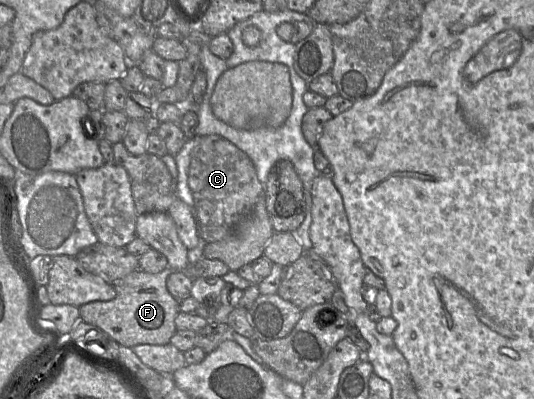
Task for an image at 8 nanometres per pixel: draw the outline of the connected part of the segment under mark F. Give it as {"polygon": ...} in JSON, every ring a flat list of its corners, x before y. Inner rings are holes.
{"polygon":[[166,267,159,273,147,273,140,269,129,273,112,284,116,296,108,301,93,301,80,306,80,319,101,328,119,345,166,345,177,331,175,318,178,314,176,299,166,287,167,277,174,272]]}

